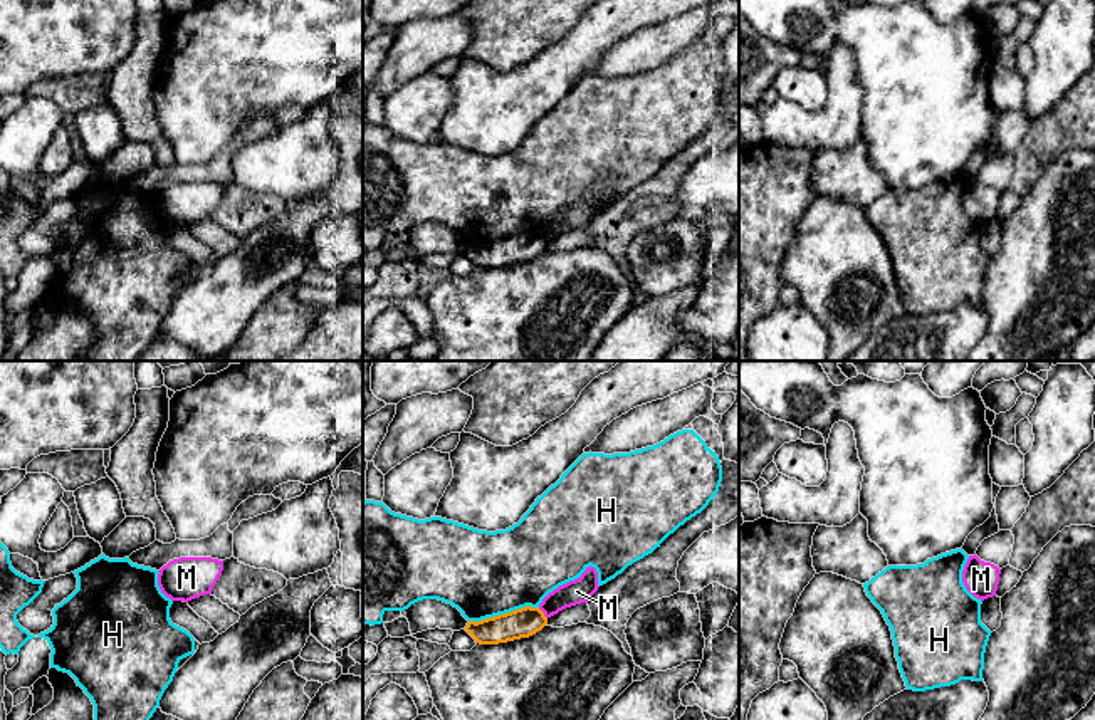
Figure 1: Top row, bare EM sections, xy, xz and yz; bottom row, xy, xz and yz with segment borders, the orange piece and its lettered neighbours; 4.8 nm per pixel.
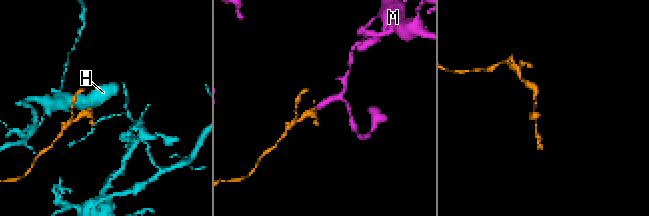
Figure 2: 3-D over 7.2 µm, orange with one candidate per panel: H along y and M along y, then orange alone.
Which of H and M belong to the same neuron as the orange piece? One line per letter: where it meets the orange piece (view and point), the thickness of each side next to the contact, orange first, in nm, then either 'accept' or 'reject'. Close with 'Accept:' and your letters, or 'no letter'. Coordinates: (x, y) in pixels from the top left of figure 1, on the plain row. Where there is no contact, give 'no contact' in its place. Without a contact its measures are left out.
H: meets orange in xz at (502, 239); 140 nm thick on the orange side, 420 nm on the other; reject
M: meets orange in xz at (543, 237); 140 nm thick on the orange side, 120 nm on the other; reject
Accept: no letter

